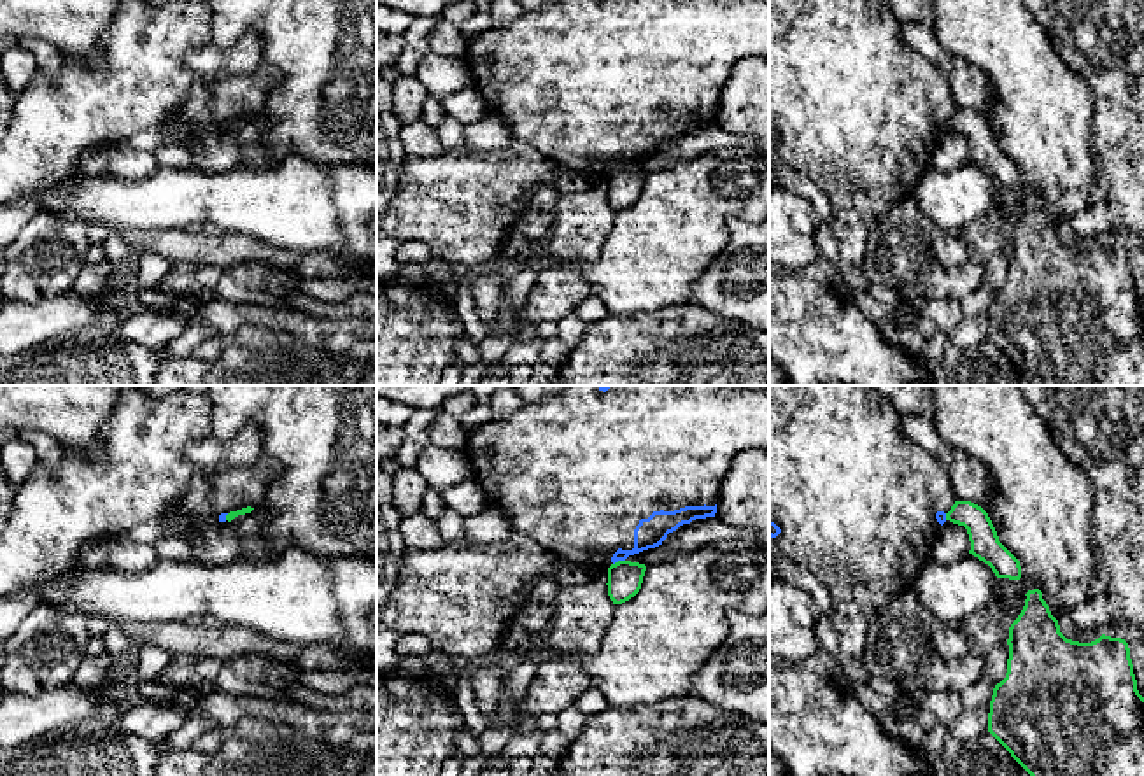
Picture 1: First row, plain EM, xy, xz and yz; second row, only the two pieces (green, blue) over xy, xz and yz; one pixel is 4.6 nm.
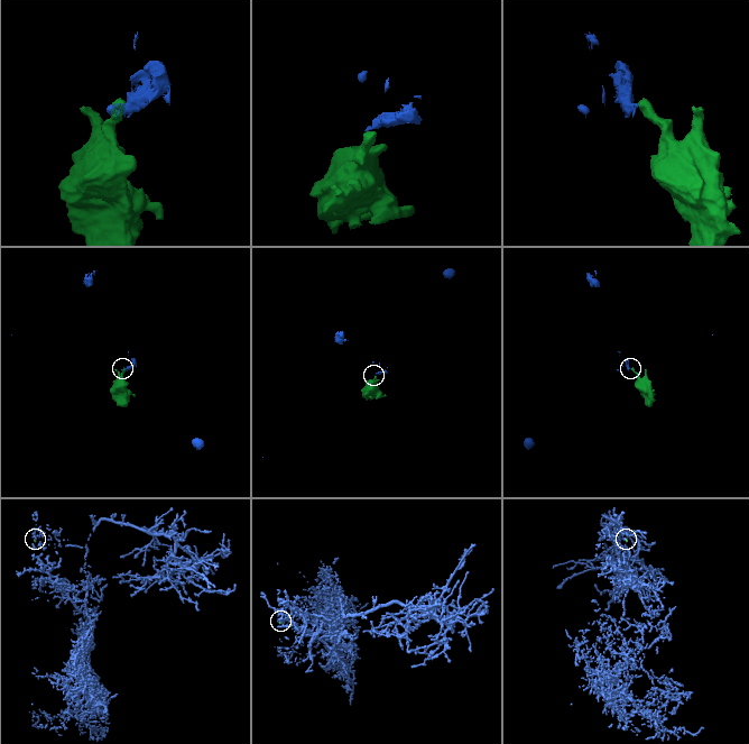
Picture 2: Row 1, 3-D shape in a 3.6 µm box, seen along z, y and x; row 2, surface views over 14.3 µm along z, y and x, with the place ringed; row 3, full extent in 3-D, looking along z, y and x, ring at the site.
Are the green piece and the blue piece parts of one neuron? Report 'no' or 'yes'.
no

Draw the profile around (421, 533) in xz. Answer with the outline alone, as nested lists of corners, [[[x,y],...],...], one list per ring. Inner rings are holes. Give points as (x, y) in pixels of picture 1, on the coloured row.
[[[424,513],[403,517],[401,534],[406,548],[410,550],[436,550],[445,545],[436,520]]]

